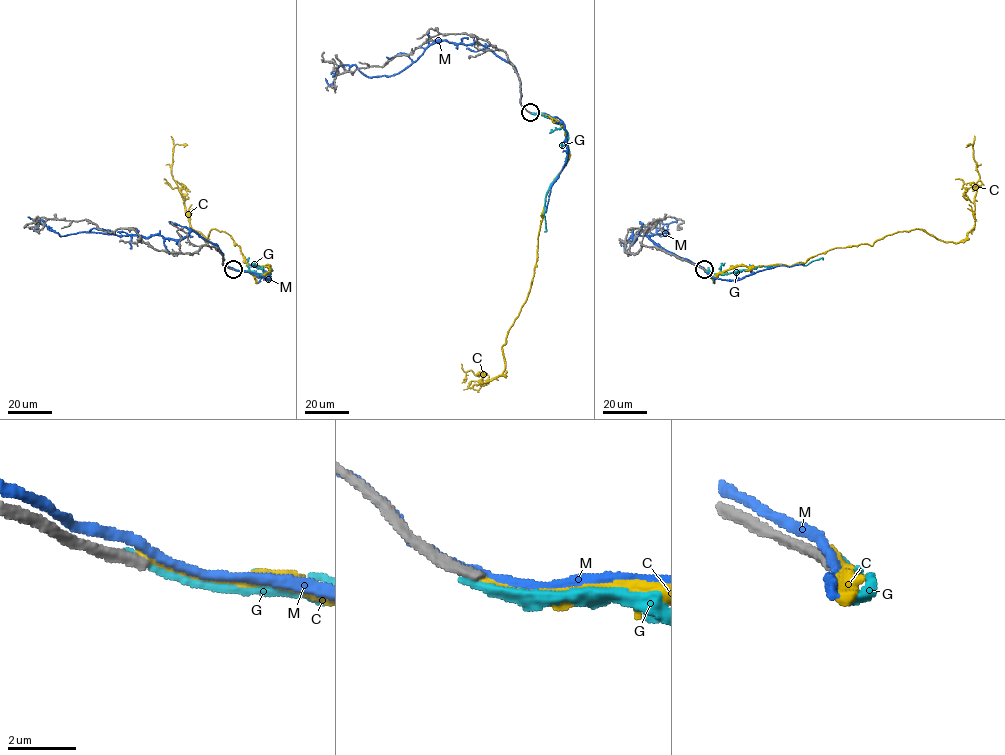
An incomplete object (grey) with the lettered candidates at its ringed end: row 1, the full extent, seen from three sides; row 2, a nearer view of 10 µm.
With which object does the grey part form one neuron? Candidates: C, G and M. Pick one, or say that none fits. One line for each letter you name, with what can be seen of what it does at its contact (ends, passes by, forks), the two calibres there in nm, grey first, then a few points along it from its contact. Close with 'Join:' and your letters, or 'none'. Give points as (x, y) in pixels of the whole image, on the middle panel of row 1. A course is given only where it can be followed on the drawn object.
Join: none

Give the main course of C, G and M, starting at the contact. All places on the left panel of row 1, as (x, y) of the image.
C: (233, 269), (270, 266), (191, 227), (172, 172), (184, 147)
G: (233, 269), (270, 273), (271, 270), (265, 266), (248, 266), (246, 259)
M: (233, 268), (223, 263), (215, 244), (191, 230), (172, 240), (93, 232), (60, 236), (41, 219), (27, 217)

